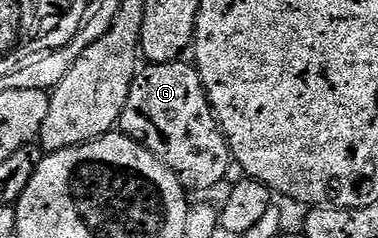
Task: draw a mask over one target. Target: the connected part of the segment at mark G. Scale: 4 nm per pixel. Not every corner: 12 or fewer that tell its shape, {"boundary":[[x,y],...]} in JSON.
{"boundary":[[140,68],[118,128],[184,190],[233,160],[199,70]]}

